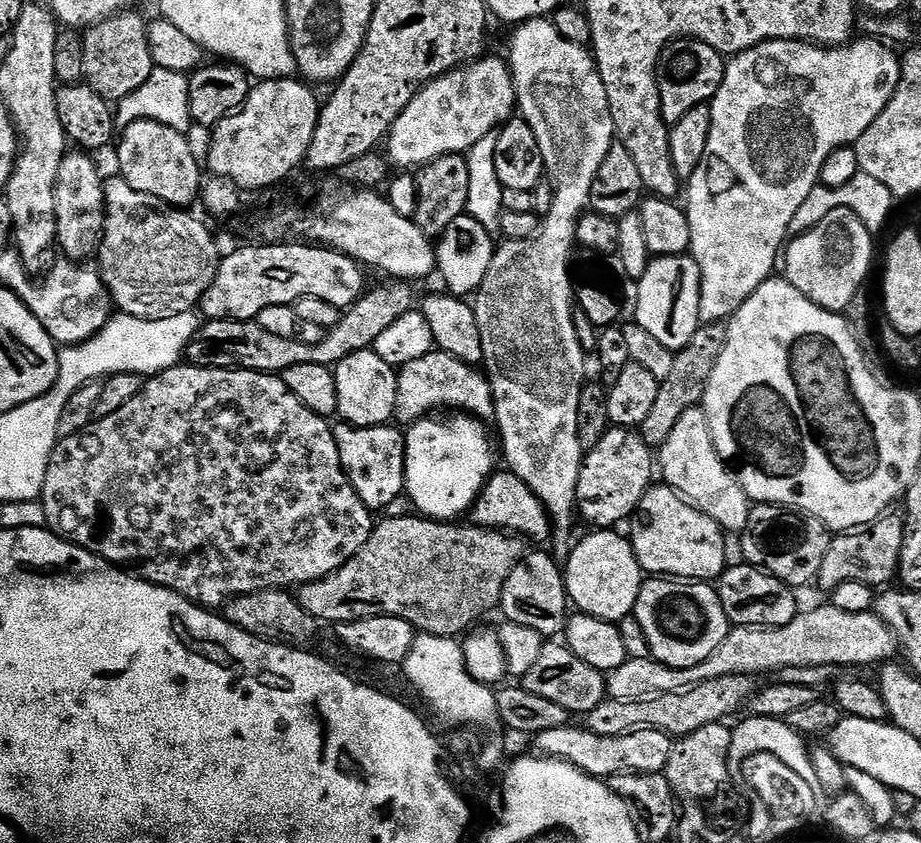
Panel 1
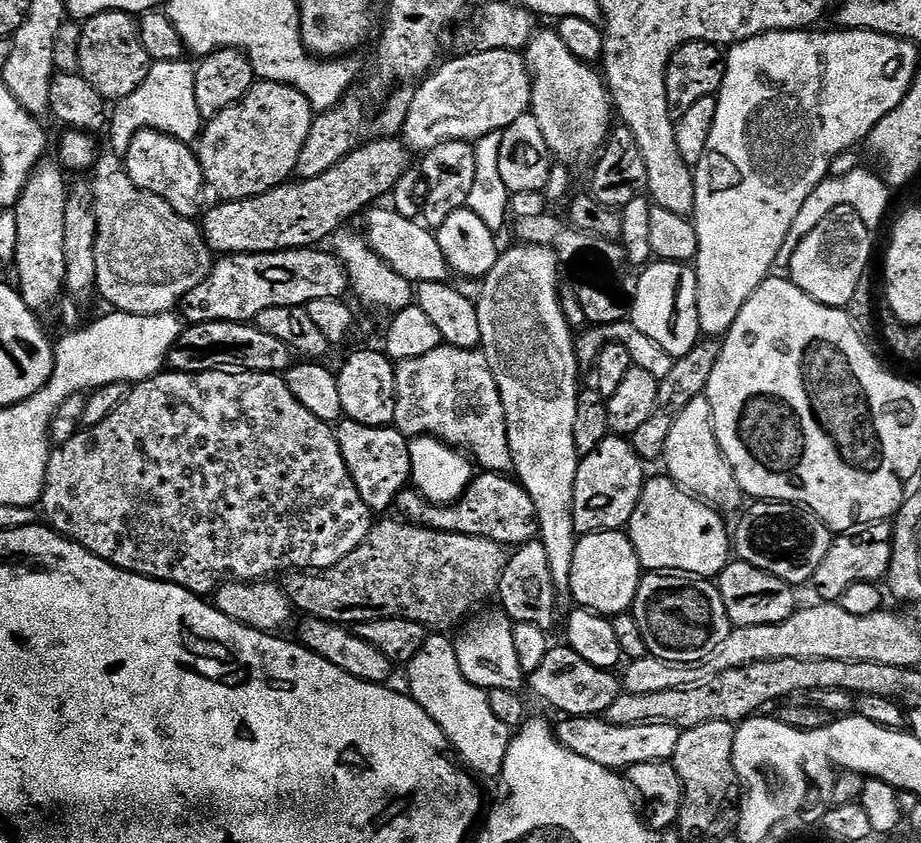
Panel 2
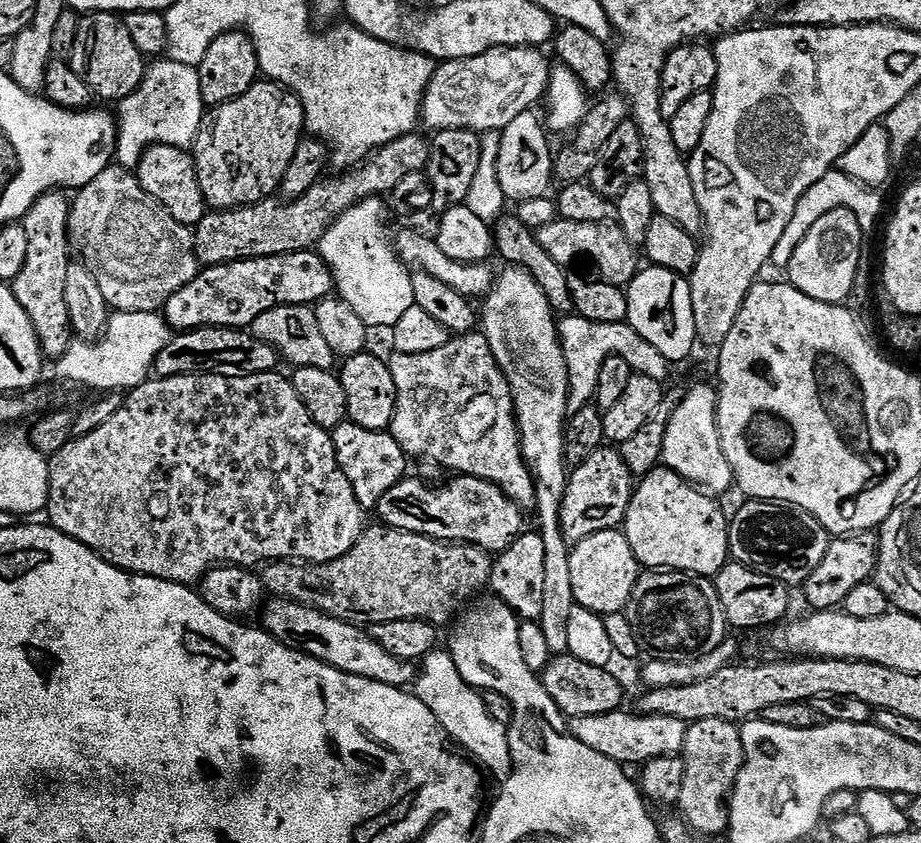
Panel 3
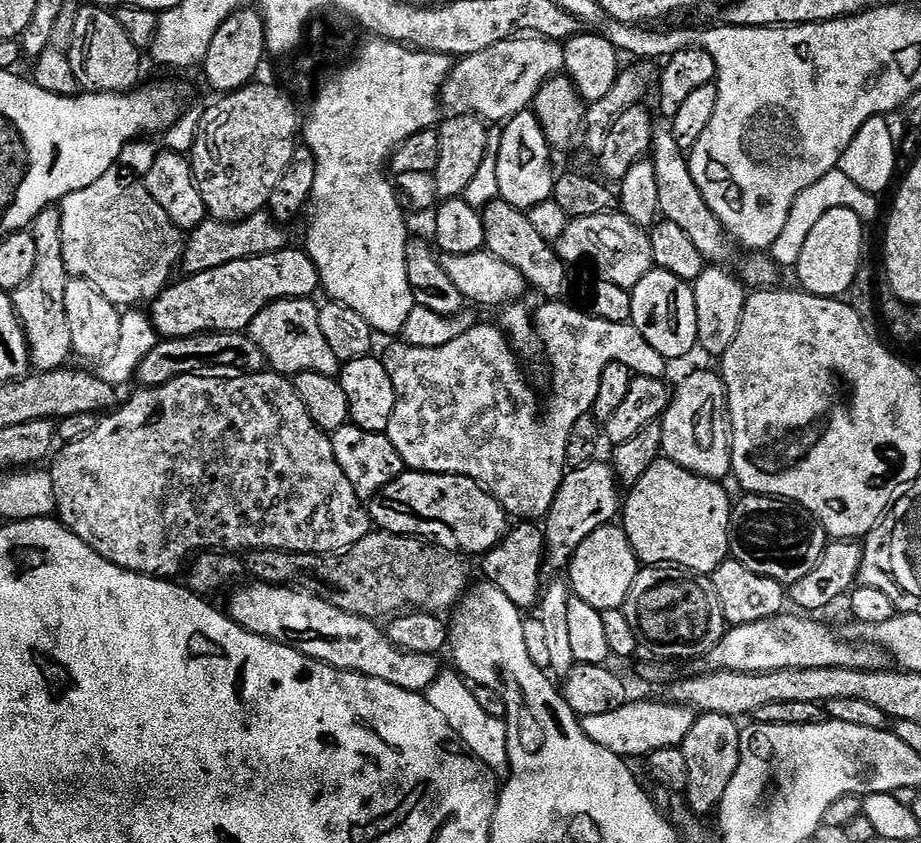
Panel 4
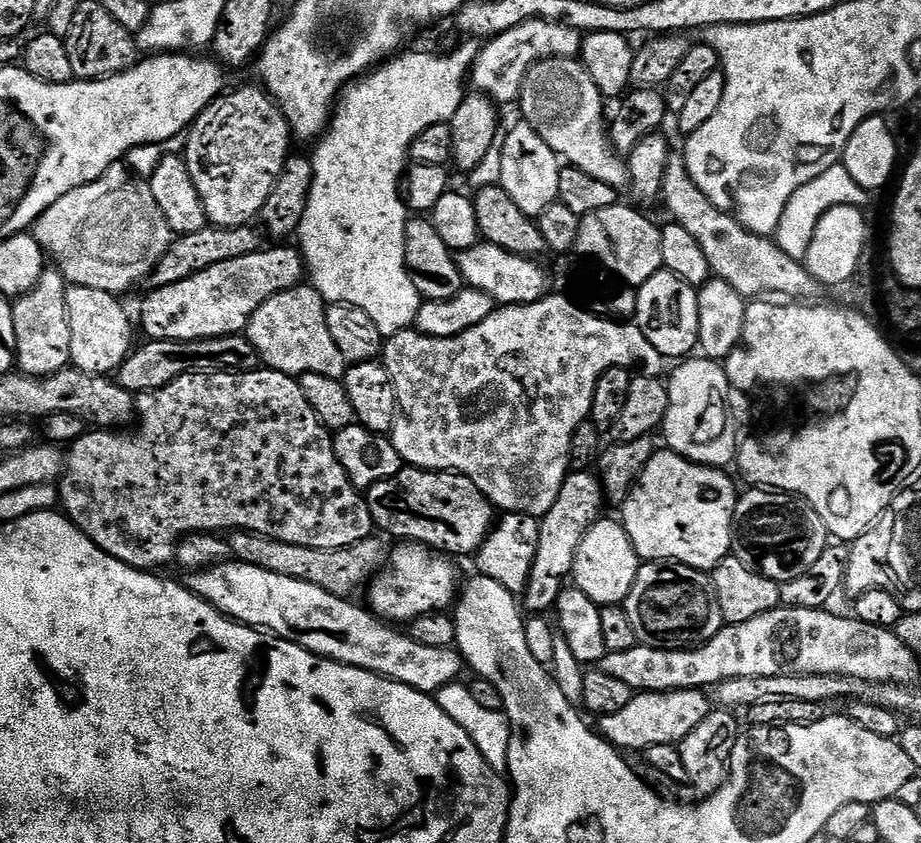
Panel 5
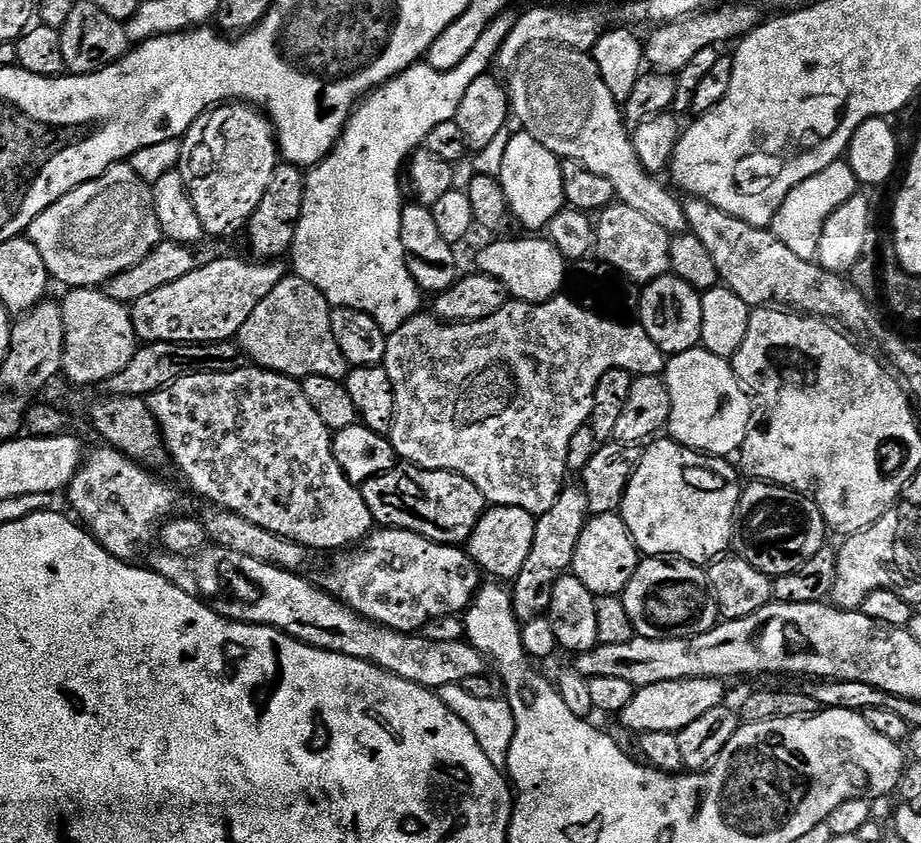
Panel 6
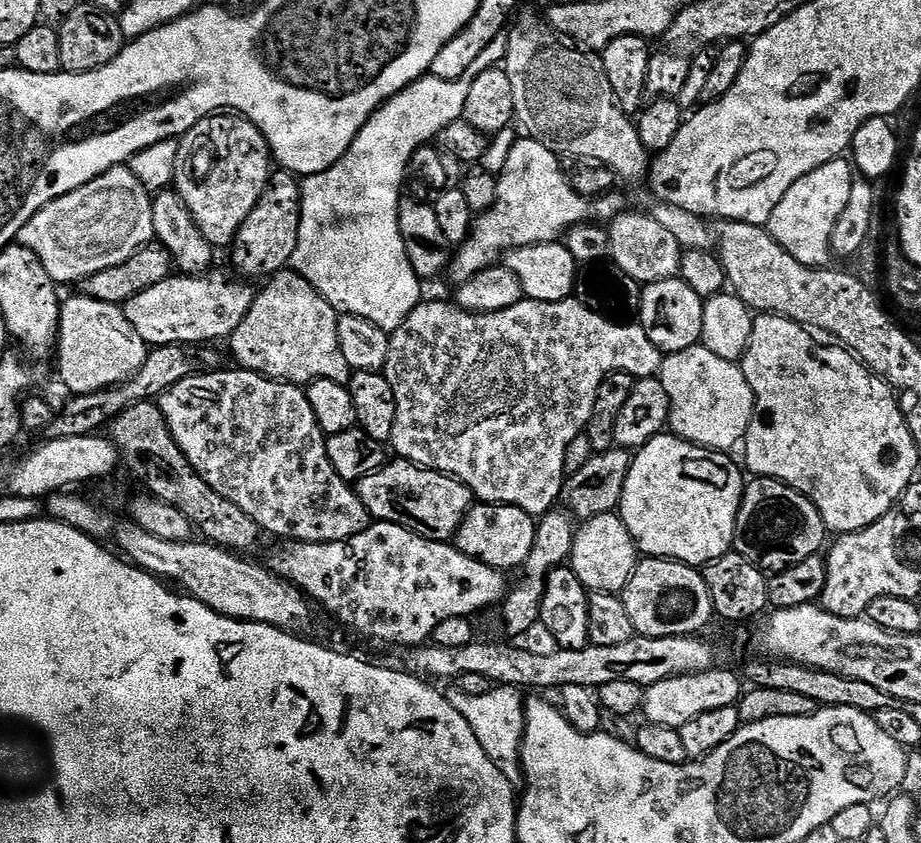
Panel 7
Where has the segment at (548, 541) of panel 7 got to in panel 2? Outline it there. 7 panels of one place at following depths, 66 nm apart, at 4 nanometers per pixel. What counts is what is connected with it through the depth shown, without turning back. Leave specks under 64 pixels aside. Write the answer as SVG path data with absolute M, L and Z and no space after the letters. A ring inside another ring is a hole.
M609 434L590 454L586 454L578 466L578 474L574 478L574 526L577 533L618 532L627 529L630 518L634 514L634 506L638 506L638 498L644 489L646 479L645 461L634 450L631 439L615 434Z

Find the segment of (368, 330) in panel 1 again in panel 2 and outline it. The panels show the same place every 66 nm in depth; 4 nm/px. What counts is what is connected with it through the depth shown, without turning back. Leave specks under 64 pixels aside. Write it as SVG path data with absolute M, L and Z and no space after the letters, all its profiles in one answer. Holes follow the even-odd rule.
M206 322L193 324L181 331L176 345L168 355L167 367L173 372L271 372L283 374L292 367L294 353L286 346L286 342L278 342L271 334L256 328L255 323L235 324L234 322Z

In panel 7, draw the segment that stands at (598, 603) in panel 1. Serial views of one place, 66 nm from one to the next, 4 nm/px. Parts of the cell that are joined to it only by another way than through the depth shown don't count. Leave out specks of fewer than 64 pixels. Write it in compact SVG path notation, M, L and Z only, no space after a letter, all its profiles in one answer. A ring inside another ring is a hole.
M616 512L598 514L577 527L570 567L572 573L589 592L623 593L638 563L638 549L630 530Z

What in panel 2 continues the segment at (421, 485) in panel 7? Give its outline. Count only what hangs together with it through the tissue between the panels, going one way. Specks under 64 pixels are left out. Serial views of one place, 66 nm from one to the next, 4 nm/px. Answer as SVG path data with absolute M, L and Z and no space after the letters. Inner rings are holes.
M481 471L455 504L431 504L419 492L405 490L398 494L394 508L395 511L401 512L399 515L409 524L433 528L435 532L453 532L486 538L505 546L529 544L537 539L540 531L534 502L528 491L520 485L519 480L498 472Z

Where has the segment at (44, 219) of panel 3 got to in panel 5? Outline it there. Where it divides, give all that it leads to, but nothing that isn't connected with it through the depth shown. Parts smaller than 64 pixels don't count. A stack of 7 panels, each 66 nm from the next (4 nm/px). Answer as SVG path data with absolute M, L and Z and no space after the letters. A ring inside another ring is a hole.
M55 266L45 267L38 286L25 296L15 297L12 304L14 342L16 343L15 367L26 376L52 376L69 367L70 322L66 314L66 294L69 285Z

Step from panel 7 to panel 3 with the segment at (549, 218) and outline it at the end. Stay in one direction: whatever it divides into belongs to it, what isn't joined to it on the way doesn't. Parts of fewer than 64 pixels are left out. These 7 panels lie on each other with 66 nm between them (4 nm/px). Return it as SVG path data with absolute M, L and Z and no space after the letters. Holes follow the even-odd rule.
M529 110L518 114L518 118L514 118L514 122L510 122L510 126L500 132L498 182L502 182L502 190L509 201L519 202L548 196L548 187L554 184L554 151L552 152L551 146L548 145L549 133L541 117L539 120L534 113L535 111Z

